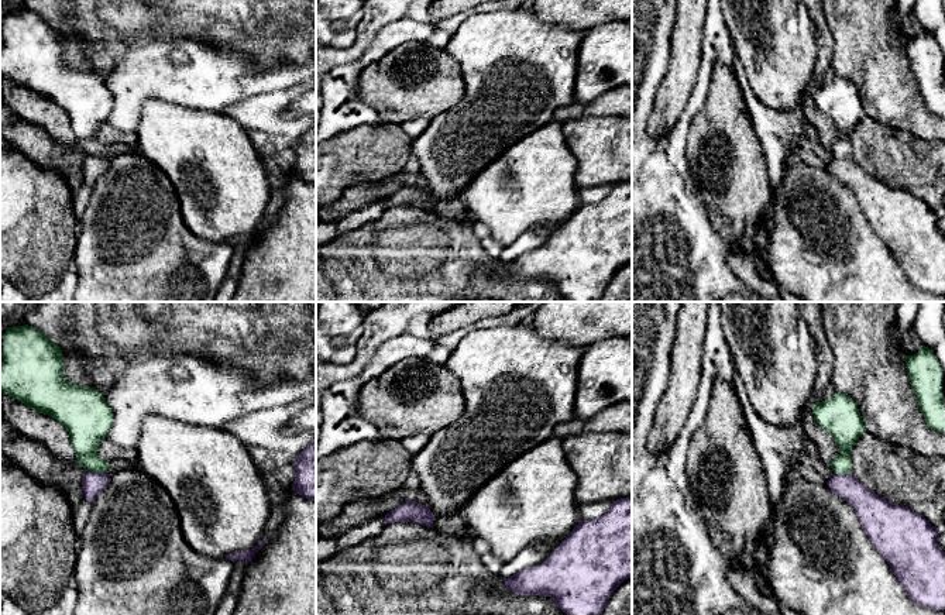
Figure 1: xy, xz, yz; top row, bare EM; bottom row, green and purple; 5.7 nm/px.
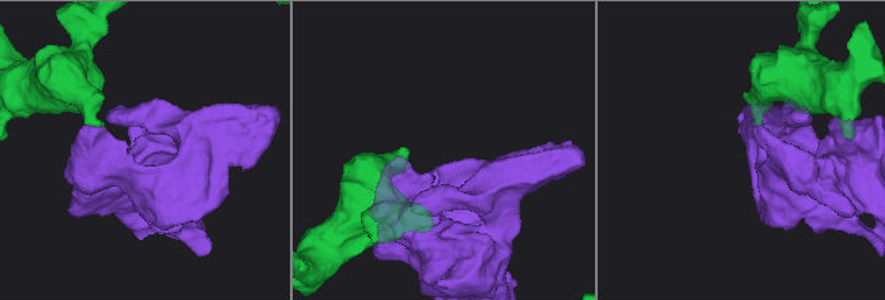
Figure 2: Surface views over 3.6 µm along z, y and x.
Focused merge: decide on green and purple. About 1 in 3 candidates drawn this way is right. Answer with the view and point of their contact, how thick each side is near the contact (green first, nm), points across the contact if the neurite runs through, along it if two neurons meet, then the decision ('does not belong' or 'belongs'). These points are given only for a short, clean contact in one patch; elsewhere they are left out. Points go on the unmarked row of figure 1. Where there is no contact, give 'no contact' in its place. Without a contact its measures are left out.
xy (96, 155) | 200/130 nm | along xy (86, 154), (105, 157) | does not belong

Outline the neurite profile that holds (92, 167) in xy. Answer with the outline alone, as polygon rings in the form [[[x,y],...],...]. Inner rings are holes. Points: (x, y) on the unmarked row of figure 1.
[[[86,155],[82,161],[82,176],[85,179],[85,183],[93,188],[96,181],[109,169],[109,166],[109,158]]]

